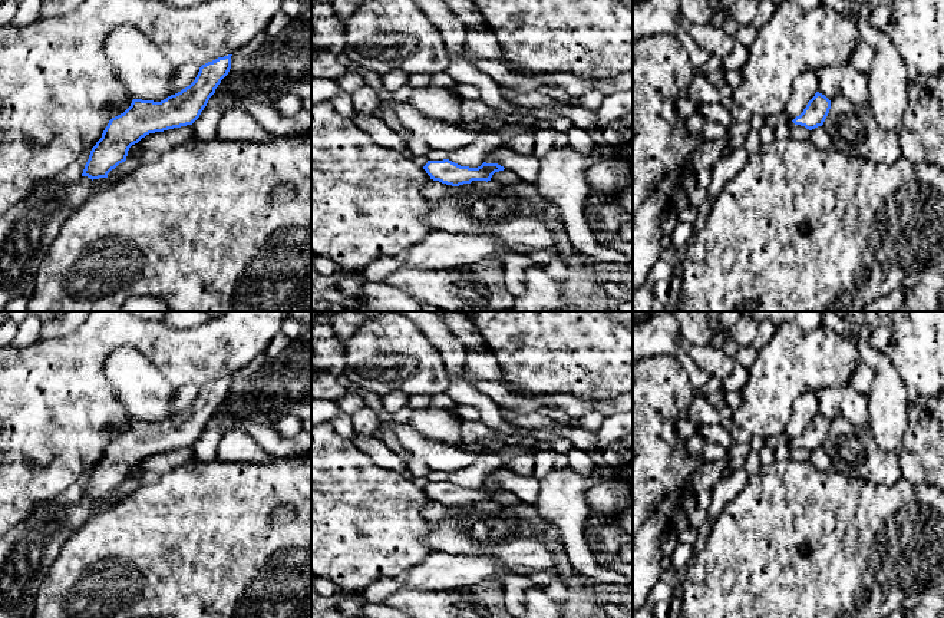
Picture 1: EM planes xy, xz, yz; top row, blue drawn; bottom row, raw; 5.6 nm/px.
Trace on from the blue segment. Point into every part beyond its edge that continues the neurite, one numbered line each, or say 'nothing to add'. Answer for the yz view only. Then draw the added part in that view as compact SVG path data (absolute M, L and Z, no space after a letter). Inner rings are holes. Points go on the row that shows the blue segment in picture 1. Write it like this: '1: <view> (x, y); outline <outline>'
nothing to add

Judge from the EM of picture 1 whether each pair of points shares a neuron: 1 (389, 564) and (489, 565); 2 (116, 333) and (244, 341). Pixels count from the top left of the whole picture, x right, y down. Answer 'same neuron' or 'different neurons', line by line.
1: different neurons
2: same neuron

